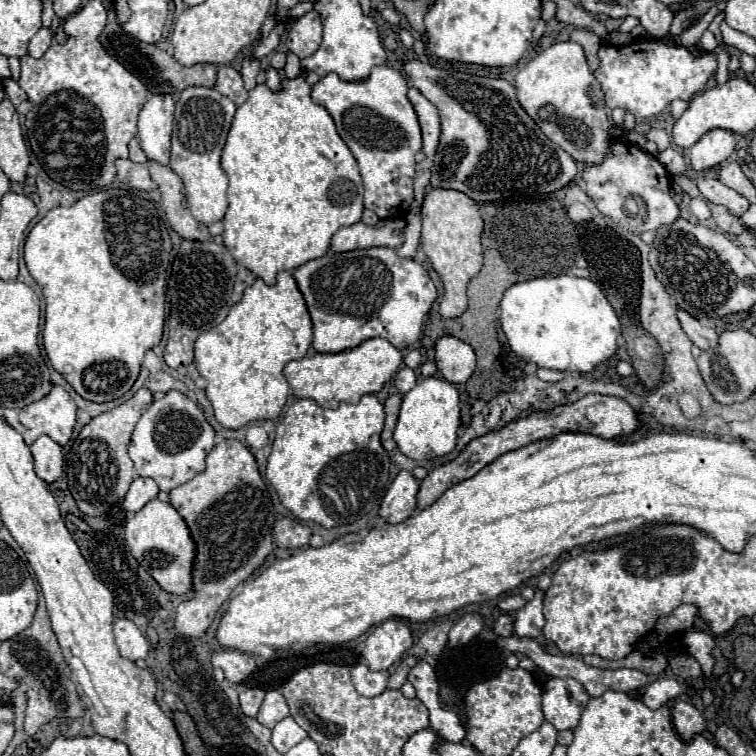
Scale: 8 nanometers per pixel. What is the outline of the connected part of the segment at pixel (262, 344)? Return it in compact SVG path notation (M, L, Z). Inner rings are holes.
M281 271L277 275L277 283L271 287L261 279L255 279L255 283L245 291L243 299L229 309L227 319L215 329L201 333L195 341L195 365L201 377L207 381L205 395L213 405L215 419L227 429L241 429L251 421L275 419L289 395L289 383L283 377L283 367L293 359L305 357L311 347L311 339L311 317L293 275L289 271Z

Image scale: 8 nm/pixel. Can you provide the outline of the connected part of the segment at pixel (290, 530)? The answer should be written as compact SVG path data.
M283 517L273 527L275 545L283 549L299 549L303 545L309 545L309 537L311 537L311 529L297 519Z

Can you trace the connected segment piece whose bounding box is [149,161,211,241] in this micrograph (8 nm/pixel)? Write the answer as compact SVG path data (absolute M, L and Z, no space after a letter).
M151 161L149 163L151 179L157 183L159 193L161 193L161 205L167 215L169 225L173 231L177 231L183 239L193 239L193 241L209 241L209 229L201 225L199 221L193 219L191 211L187 211L187 195L181 177L171 171L171 167L165 167L161 163Z

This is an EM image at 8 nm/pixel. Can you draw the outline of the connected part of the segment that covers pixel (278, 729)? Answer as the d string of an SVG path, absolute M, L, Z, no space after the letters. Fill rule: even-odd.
M285 717L283 721L279 721L273 729L273 735L271 735L271 743L273 747L279 751L279 753L287 753L293 745L301 743L303 739L307 737L305 729L301 729L293 717Z

